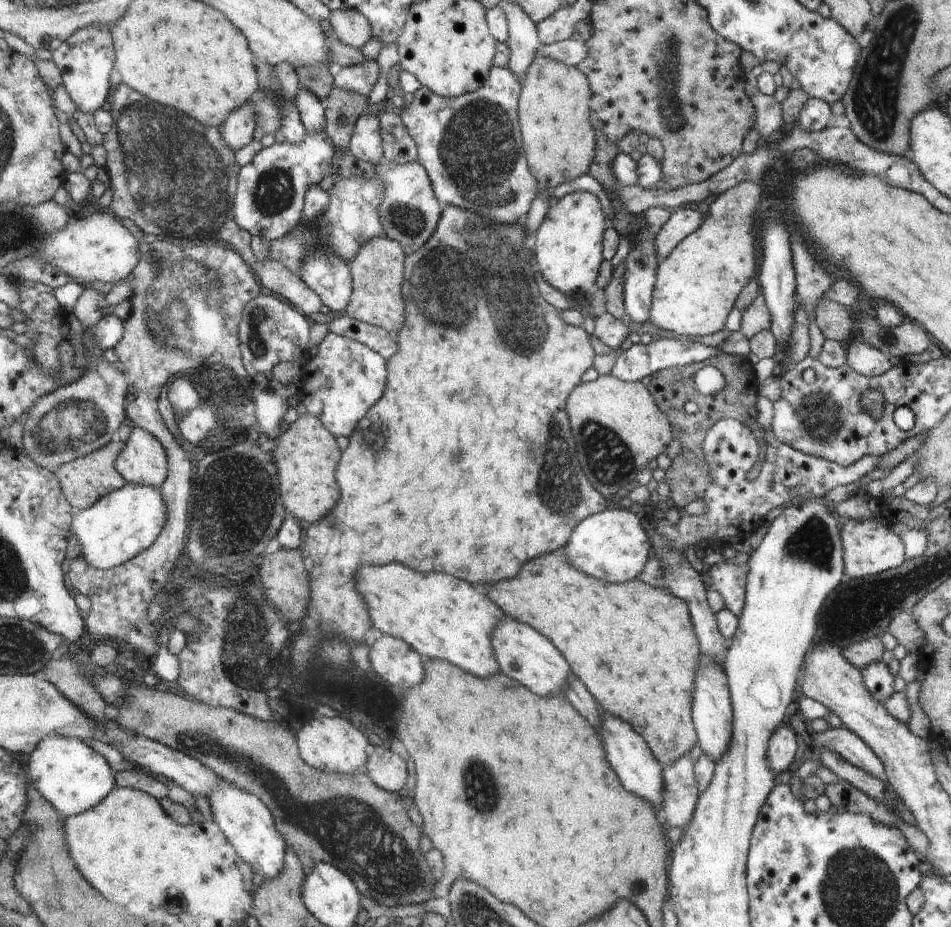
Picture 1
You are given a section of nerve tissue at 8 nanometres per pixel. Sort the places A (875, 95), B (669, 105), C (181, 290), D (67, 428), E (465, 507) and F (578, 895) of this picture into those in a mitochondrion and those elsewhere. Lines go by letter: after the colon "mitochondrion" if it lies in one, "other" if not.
A: mitochondrion
B: mitochondrion
C: mitochondrion
D: mitochondrion
E: other
F: other

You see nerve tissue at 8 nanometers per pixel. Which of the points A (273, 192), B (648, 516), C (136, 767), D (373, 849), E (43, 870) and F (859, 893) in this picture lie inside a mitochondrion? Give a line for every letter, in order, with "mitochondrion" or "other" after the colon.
A: mitochondrion
B: other
C: other
D: mitochondrion
E: other
F: mitochondrion

